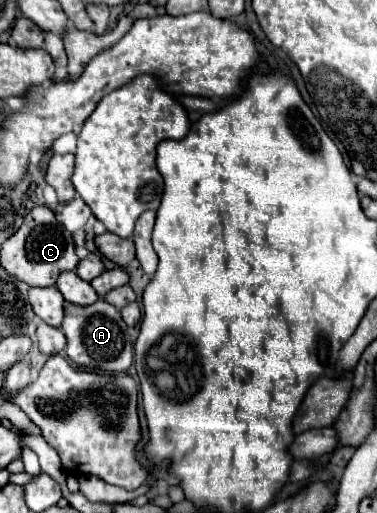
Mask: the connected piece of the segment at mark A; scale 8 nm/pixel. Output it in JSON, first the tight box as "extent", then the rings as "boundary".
{"extent":[62,299,134,375],"boundary":[[[102,299],[86,307],[78,307],[66,301],[62,331],[68,339],[66,353],[76,365],[82,365],[100,373],[114,373],[114,375],[126,373],[128,367],[132,365],[134,347],[132,347],[132,337],[128,333],[128,327],[122,321],[120,311]]]}

